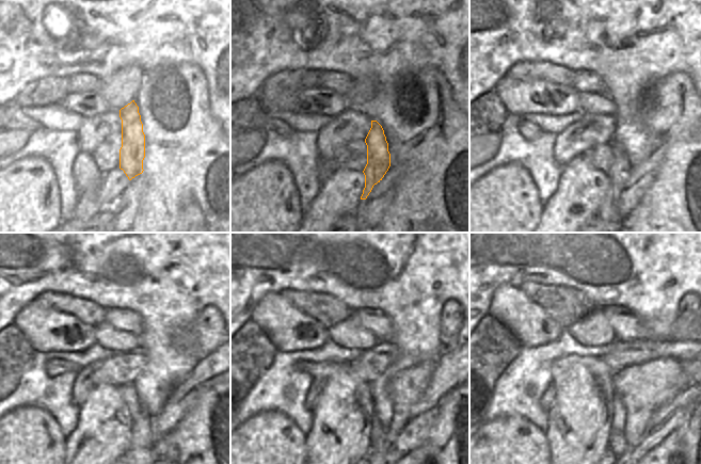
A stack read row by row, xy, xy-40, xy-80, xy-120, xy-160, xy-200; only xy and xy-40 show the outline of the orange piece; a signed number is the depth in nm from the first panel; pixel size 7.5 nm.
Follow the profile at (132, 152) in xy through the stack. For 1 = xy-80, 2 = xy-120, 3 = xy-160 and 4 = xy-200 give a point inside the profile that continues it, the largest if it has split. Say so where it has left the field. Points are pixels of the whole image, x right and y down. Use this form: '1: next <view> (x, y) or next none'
1: next xy-80 (619, 172)
2: next xy-120 (141, 446)
3: next xy-160 (380, 443)
4: next xy-200 (618, 444)

